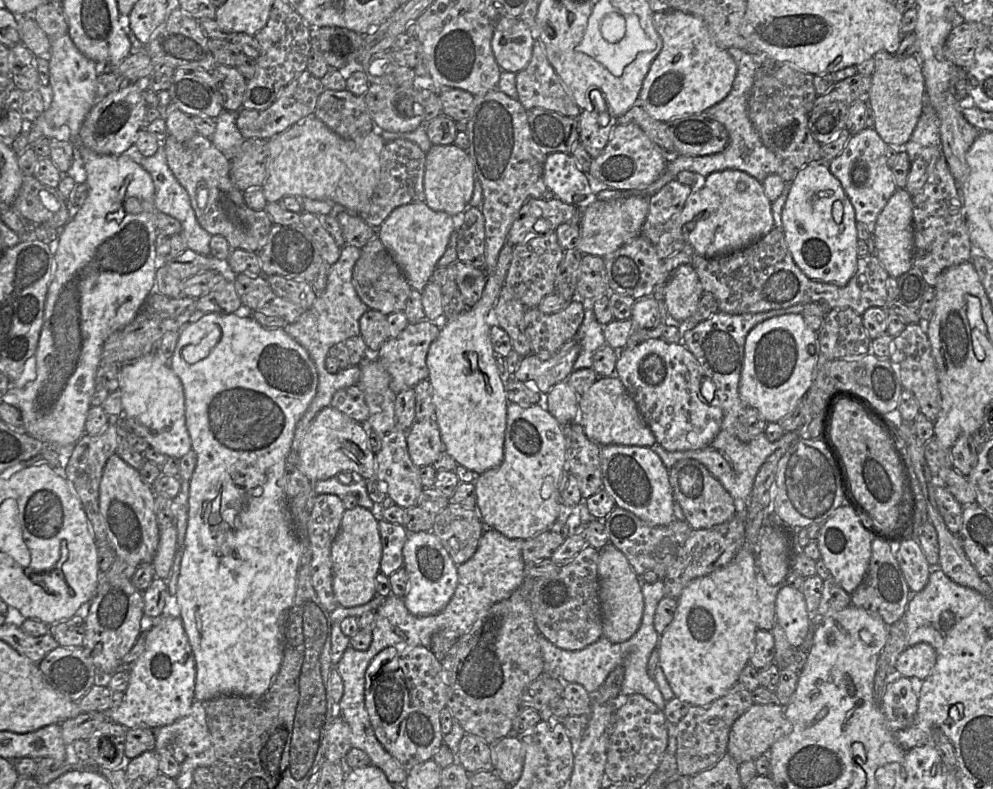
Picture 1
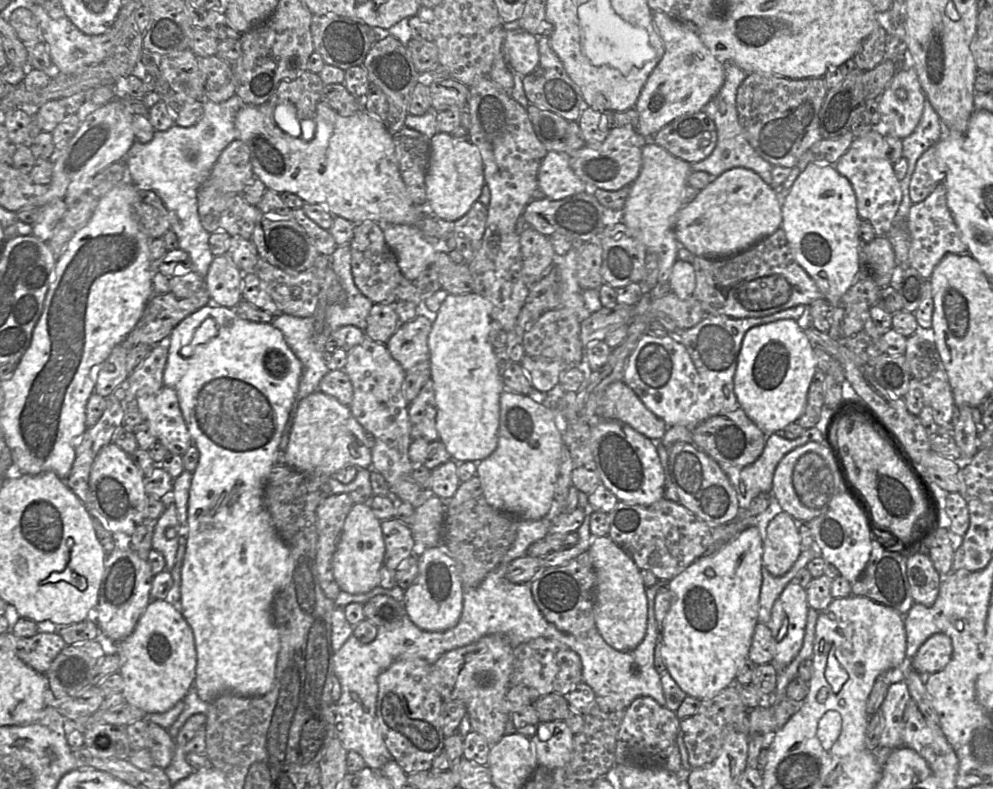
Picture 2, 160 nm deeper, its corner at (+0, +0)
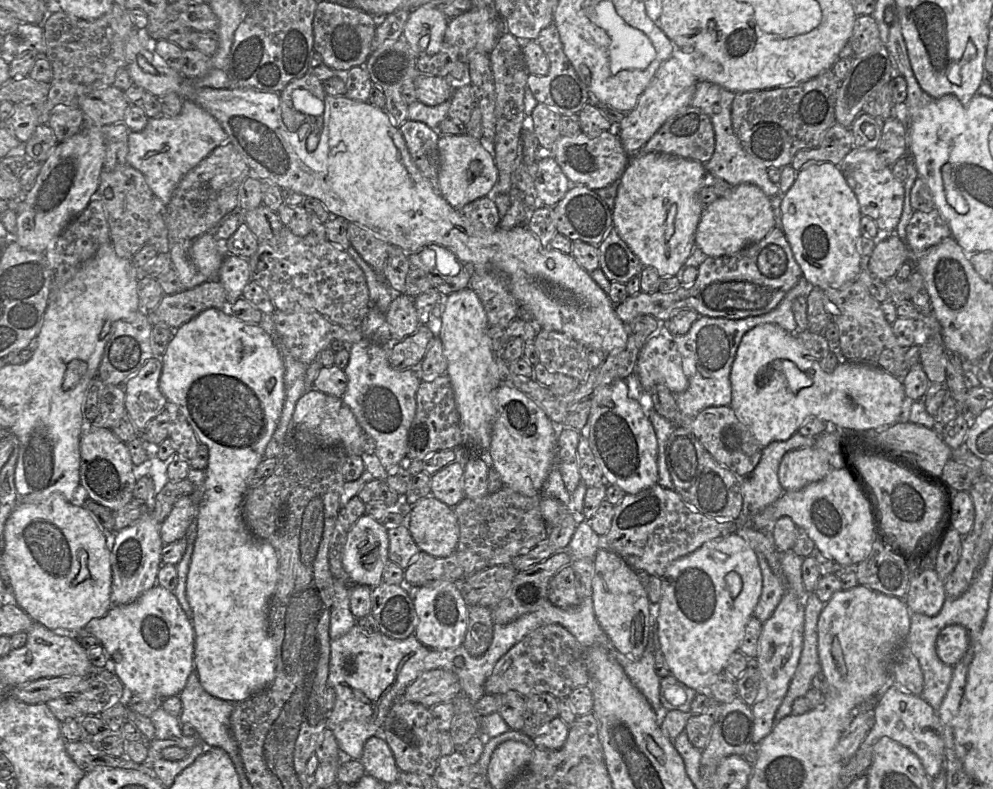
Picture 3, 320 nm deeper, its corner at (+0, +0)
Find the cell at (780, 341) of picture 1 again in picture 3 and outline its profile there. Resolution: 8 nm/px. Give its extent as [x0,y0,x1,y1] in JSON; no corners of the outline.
[731,324,914,447]

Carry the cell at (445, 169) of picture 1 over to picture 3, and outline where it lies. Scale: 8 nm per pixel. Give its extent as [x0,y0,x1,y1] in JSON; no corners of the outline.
[438,134,498,210]

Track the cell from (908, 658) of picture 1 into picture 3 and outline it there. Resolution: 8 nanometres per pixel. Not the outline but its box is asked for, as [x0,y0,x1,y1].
[936,624,970,666]

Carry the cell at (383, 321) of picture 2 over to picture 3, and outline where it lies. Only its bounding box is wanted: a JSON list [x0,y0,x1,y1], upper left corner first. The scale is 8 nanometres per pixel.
[385,294,420,343]

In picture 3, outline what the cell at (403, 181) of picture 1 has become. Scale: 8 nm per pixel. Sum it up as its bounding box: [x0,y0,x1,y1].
[399,120,440,191]

